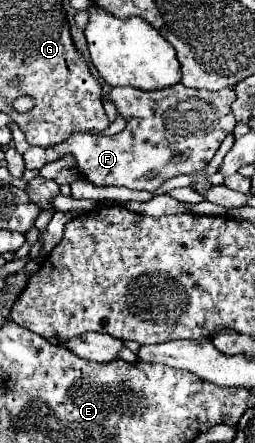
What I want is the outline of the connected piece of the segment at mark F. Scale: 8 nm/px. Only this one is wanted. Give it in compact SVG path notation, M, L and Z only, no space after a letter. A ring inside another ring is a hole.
M175 84L175 86L163 88L163 90L155 90L155 92L145 92L145 90L141 92L137 88L113 88L107 94L107 100L113 102L117 106L117 112L125 118L125 128L119 134L113 134L113 136L75 134L73 138L69 138L69 142L63 142L61 146L53 146L53 148L31 146L23 154L25 168L27 170L41 168L49 162L55 162L57 158L63 158L67 152L73 152L77 158L79 170L97 186L125 186L131 190L153 192L169 178L175 178L181 174L191 174L201 180L197 186L193 186L193 190L197 190L201 194L205 188L209 188L209 184L205 182L205 176L203 176L203 168L215 156L221 142L233 132L233 128L237 124L237 120L233 118L233 112L231 112L231 104L235 102L233 88L223 88L219 92L195 90L195 88L187 88L183 84Z

